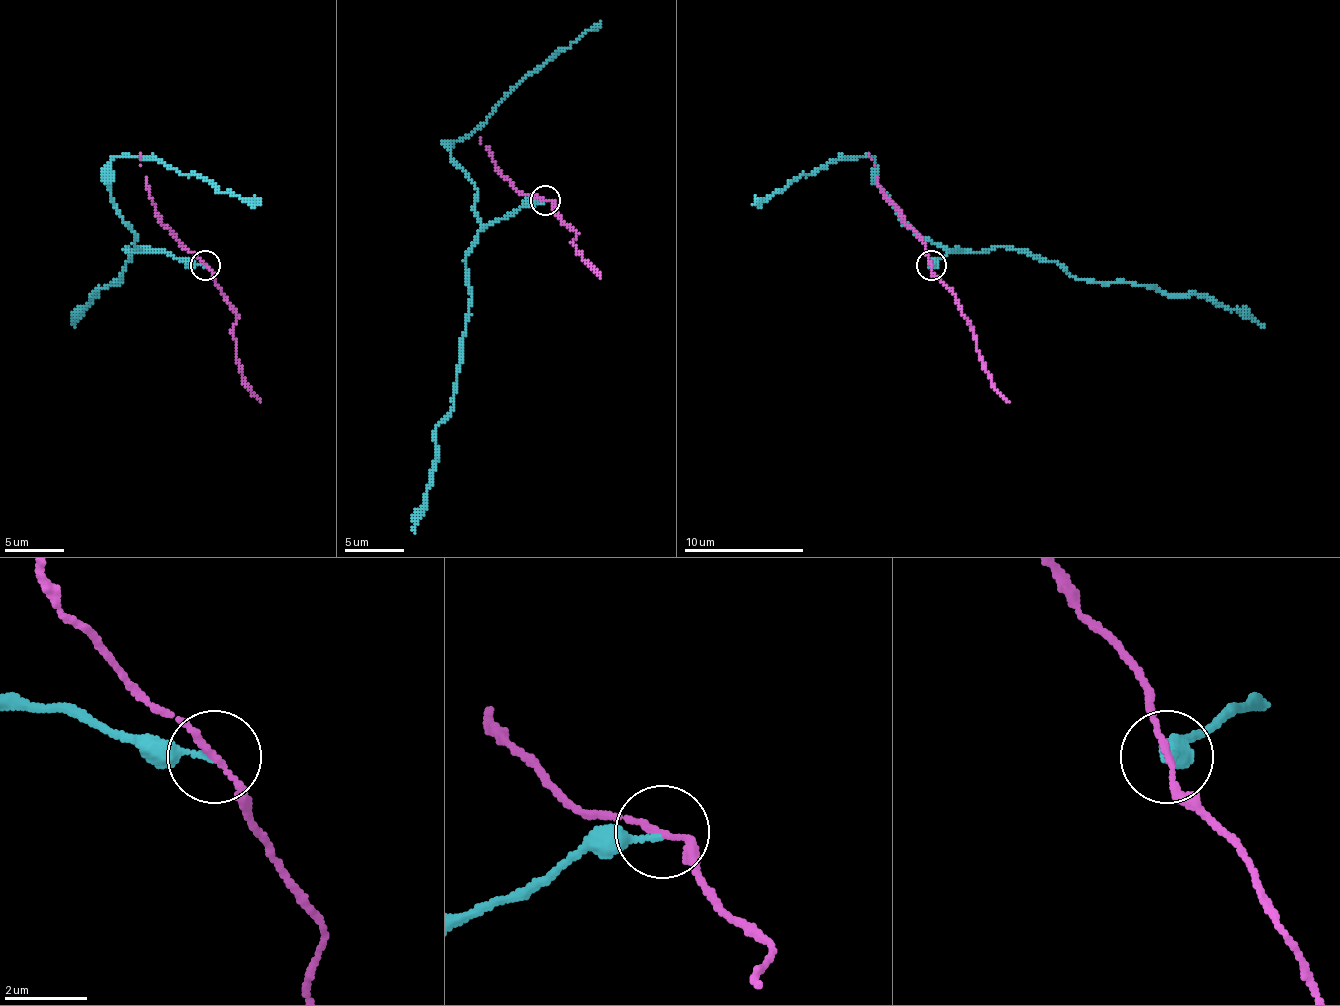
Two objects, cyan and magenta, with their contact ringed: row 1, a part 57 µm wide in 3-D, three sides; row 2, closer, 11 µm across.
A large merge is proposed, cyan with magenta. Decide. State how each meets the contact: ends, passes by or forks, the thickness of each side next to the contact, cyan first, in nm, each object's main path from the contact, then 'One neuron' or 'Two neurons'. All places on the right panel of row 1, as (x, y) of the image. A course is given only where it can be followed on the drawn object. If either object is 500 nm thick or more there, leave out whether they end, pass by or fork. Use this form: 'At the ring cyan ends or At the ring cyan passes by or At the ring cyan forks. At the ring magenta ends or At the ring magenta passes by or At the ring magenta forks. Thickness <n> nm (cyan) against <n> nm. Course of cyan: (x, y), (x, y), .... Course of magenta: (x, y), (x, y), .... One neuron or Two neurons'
At the ring cyan ends. At the ring magenta passes by. Thickness 160 nm (cyan) against 140 nm. Course of cyan: (931, 264), (949, 252), (1012, 246), (1057, 261), (1078, 279), (1201, 294), (1231, 309), (1246, 309), (1264, 327). Course of magenta: (931, 264), (964, 315), (991, 384), (1009, 402). Two neurons

